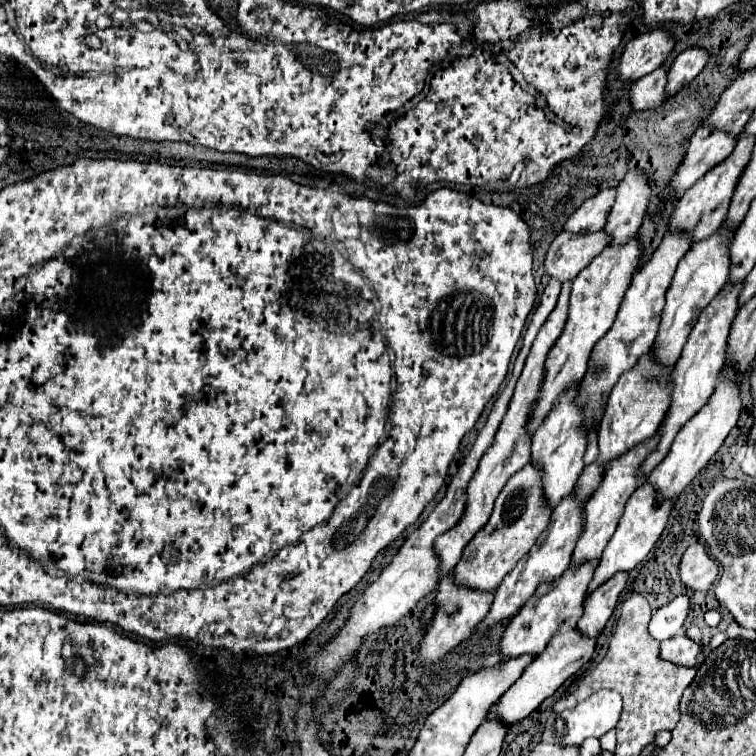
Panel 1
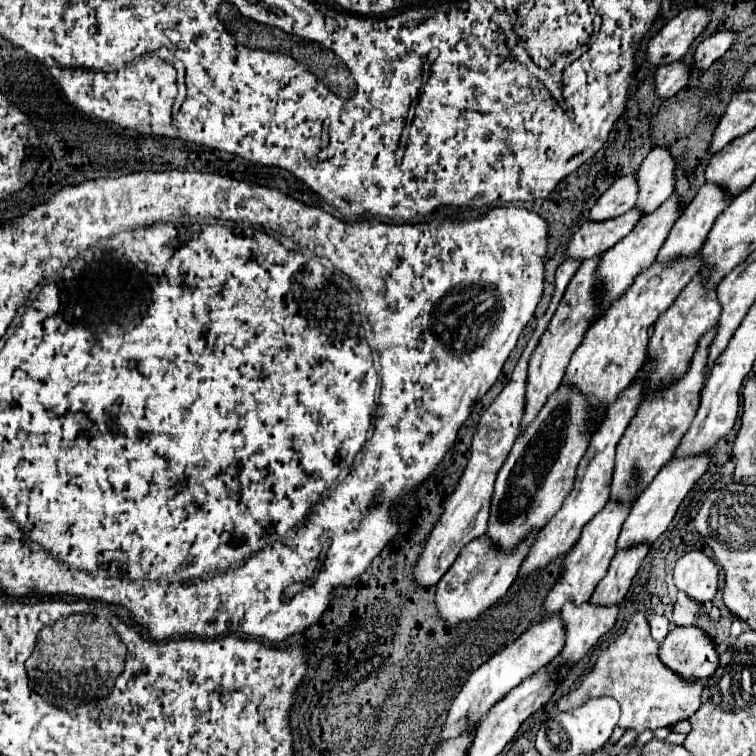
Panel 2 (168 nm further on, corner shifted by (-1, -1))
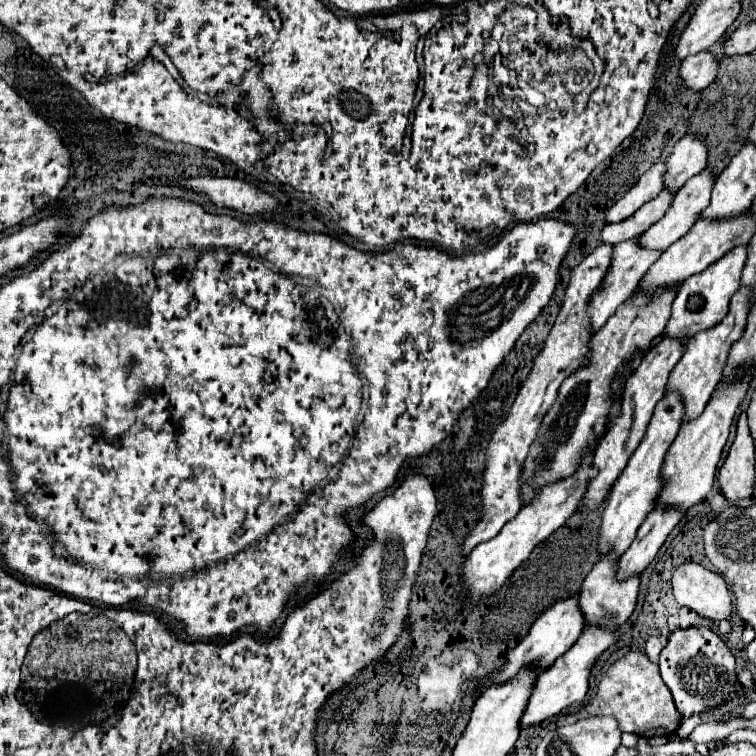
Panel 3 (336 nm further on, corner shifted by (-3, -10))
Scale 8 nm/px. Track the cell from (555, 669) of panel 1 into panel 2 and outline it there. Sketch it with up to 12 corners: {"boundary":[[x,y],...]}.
{"boundary":[[566,604],[560,612],[568,672],[614,626],[618,606]]}

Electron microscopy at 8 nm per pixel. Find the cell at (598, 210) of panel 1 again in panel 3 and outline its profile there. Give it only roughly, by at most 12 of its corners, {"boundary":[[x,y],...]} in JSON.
{"boundary":[[658,161],[608,211],[620,223],[664,189],[666,163]]}

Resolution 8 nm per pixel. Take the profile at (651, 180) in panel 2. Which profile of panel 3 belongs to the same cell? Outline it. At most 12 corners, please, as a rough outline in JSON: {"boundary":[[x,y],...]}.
{"boundary":[[684,135],[666,161],[666,187],[678,191],[706,169],[708,145]]}

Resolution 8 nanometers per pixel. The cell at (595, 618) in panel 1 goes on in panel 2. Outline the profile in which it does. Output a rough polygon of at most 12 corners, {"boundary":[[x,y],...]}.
{"boundary":[[646,546],[612,558],[590,598],[596,606],[618,604],[638,572]]}

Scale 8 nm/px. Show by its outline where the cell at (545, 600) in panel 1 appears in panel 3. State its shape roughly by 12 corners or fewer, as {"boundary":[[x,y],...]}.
{"boundary":[[664,395],[612,487],[600,551],[622,555],[664,487],[684,419]]}

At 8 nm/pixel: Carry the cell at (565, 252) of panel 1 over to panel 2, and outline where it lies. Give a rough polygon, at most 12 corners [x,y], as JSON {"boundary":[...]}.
{"boundary":[[630,210],[610,222],[584,222],[566,258],[588,260],[622,240],[642,218]]}

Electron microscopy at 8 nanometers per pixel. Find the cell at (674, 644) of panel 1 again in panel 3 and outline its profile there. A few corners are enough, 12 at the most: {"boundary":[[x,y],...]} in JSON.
{"boundary":[[708,627],[676,629],[658,659],[688,719],[720,707],[736,659]]}

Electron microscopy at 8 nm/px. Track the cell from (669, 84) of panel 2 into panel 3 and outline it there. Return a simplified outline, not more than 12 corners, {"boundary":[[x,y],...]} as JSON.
{"boundary":[[700,51],[682,61],[686,87],[702,91],[716,79],[720,59]]}

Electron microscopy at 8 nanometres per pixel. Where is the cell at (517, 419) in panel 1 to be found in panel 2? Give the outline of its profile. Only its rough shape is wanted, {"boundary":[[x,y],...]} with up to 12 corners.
{"boundary":[[584,260],[530,356],[518,436],[558,390],[598,310]]}

